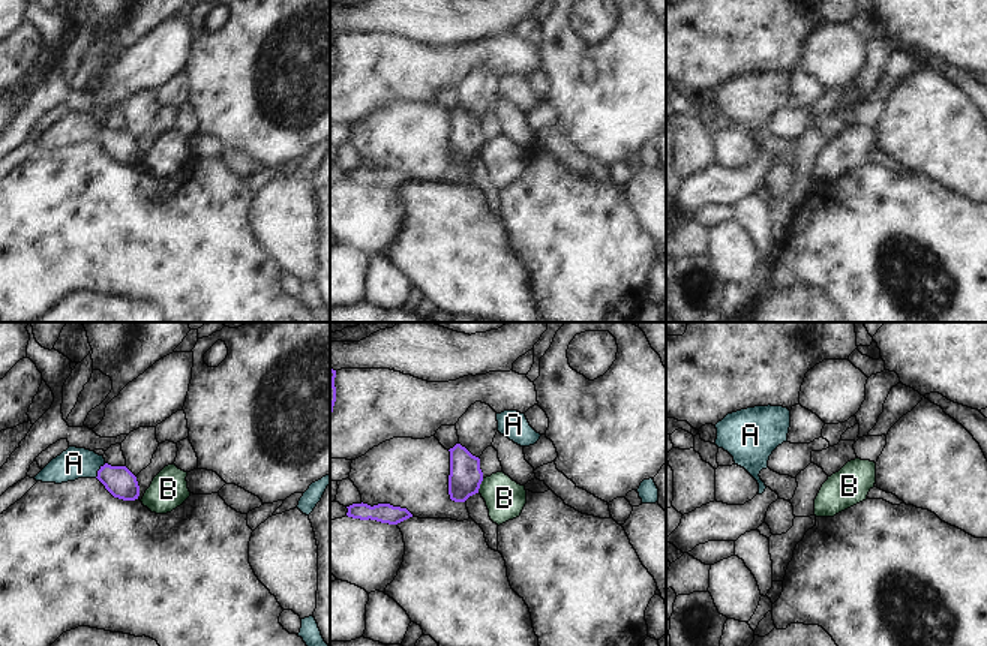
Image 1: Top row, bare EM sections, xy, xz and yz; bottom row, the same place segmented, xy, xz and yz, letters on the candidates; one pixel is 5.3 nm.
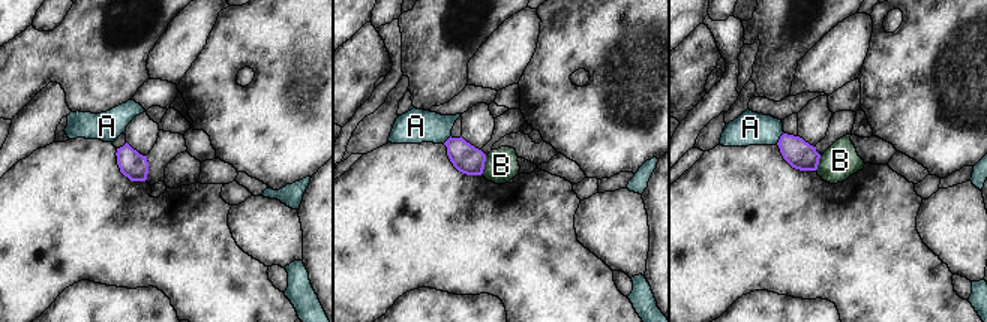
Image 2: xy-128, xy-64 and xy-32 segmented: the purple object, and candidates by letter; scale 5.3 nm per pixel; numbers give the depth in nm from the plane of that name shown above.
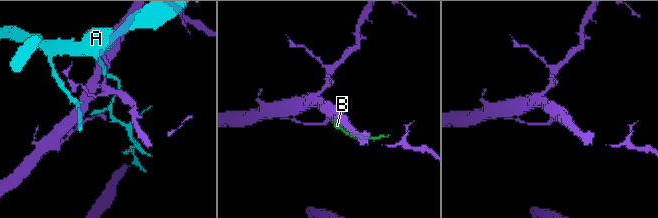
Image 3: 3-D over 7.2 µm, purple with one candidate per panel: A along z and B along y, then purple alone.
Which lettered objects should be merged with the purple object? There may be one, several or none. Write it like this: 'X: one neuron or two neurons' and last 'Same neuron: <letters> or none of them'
A: two neurons
B: two neurons
Same neuron: none of them

